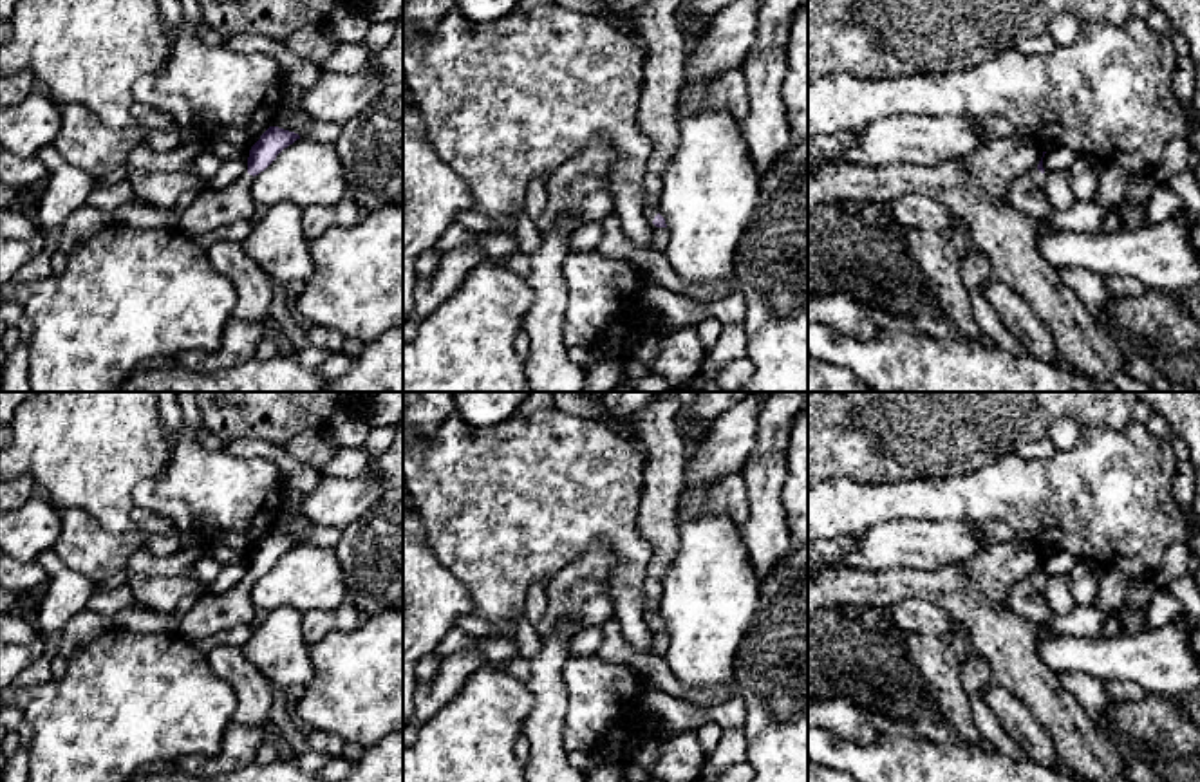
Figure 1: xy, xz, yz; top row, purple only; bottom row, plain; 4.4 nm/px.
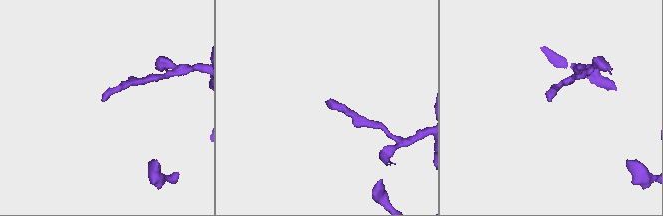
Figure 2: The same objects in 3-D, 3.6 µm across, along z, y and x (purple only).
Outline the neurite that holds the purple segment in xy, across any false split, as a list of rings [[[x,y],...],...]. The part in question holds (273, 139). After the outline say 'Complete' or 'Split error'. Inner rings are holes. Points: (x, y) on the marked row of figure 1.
[[[269,126],[251,146],[248,170],[224,190],[199,191],[192,204],[183,208],[175,226],[192,238],[199,238],[210,231],[251,220],[257,213],[257,204],[251,197],[253,177],[264,172],[296,139],[300,135],[295,132]]]. Split error

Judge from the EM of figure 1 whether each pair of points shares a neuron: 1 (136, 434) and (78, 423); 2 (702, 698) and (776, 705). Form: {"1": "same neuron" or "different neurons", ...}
{"1": "same neuron", "2": "different neurons"}

